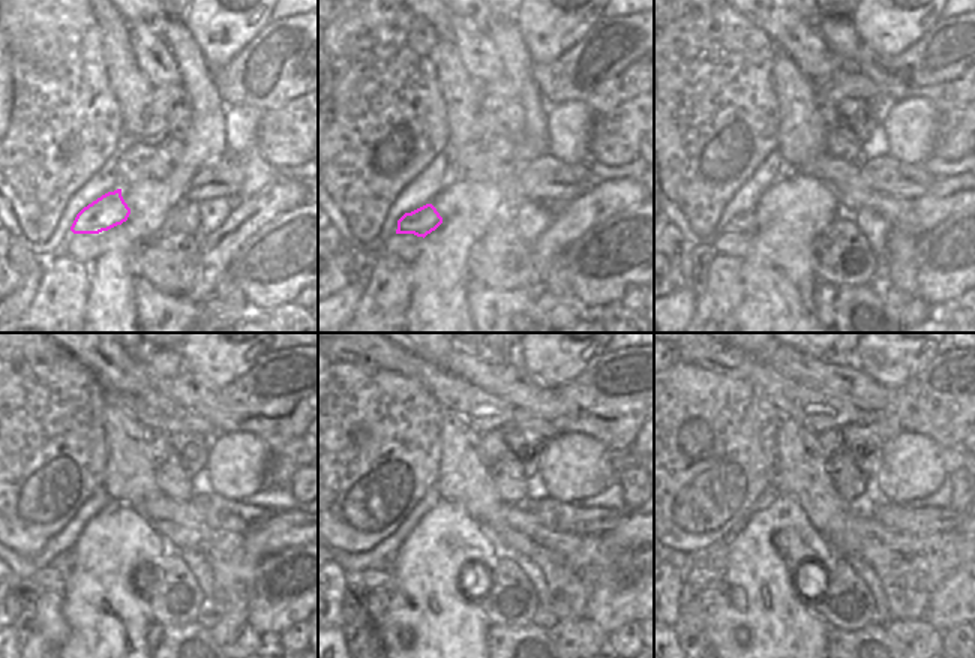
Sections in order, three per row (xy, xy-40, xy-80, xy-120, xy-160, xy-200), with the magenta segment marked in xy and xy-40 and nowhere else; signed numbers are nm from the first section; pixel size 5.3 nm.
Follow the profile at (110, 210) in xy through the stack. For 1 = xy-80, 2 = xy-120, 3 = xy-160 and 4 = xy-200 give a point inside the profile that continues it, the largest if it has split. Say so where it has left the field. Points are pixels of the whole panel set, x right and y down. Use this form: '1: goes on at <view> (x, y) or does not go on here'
1: goes on at xy-80 (743, 224)
2: goes on at xy-120 (63, 562)
3: goes on at xy-160 (389, 564)
4: goes on at xy-200 (716, 561)

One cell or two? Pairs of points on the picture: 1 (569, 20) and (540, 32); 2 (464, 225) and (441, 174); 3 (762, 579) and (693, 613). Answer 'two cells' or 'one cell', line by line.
1: one cell
2: two cells
3: two cells

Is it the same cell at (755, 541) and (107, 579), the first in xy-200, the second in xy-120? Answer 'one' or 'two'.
one

